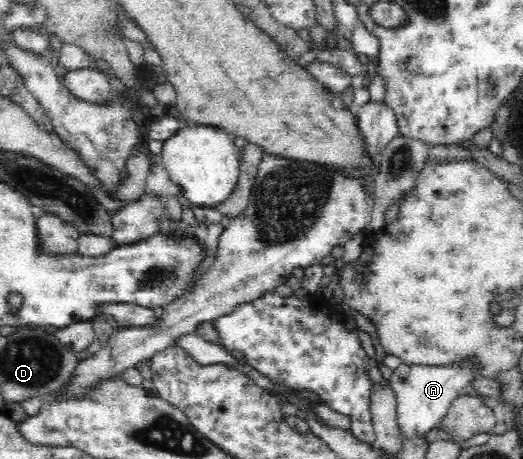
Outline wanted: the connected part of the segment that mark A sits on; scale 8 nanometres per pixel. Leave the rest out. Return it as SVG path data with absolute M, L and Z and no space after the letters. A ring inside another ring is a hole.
M476 356L437 366L405 364L402 362L388 380L396 395L397 422L402 437L424 436L433 427L439 426L454 399L463 395L466 386L471 384L476 376L476 371L480 371L480 364L478 364Z

